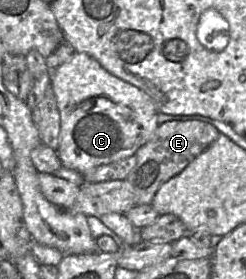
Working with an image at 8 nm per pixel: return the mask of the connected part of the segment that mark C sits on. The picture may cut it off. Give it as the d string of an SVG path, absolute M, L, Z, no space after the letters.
M77 52L67 62L52 71L51 86L60 114L60 144L57 154L62 165L83 174L90 168L115 162L131 155L148 142L159 126L158 110L144 91L104 69L91 56Z

